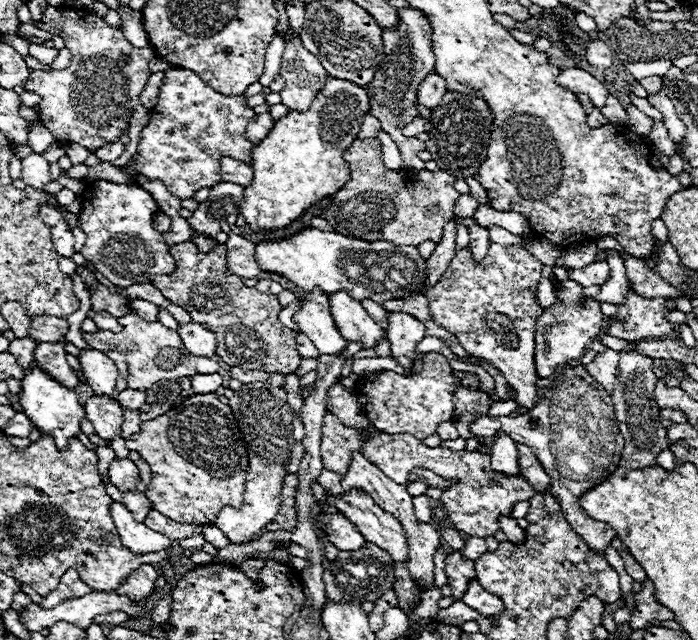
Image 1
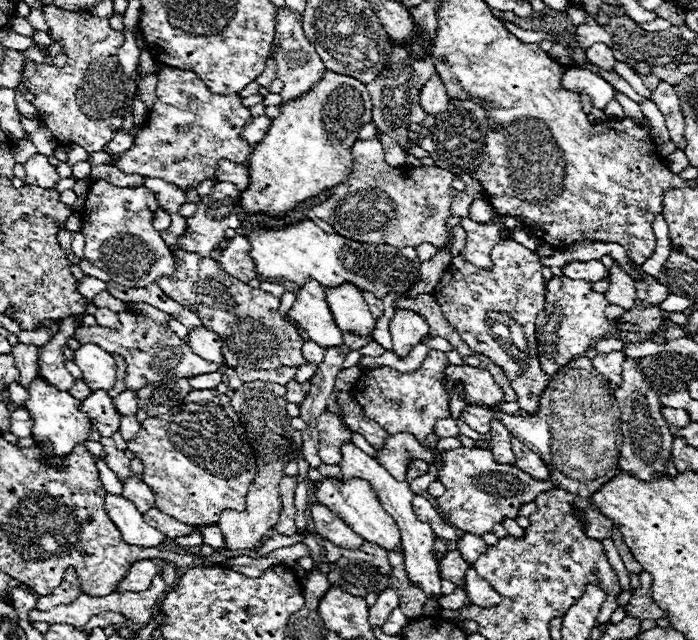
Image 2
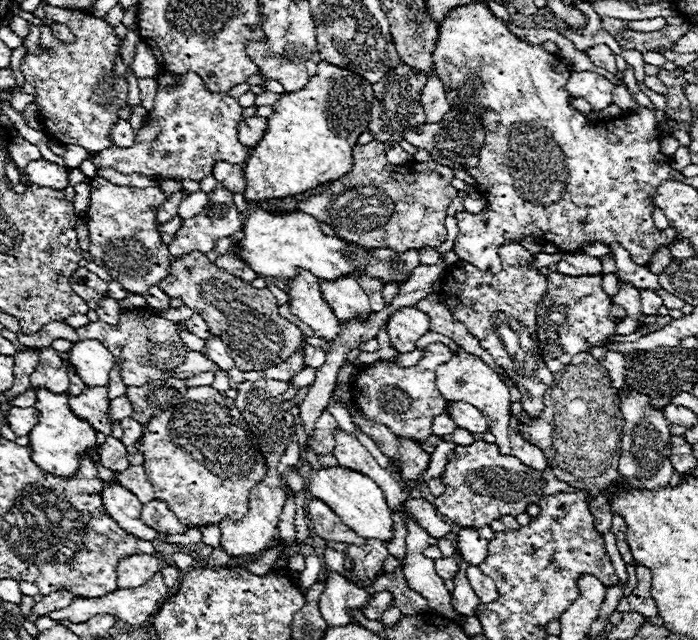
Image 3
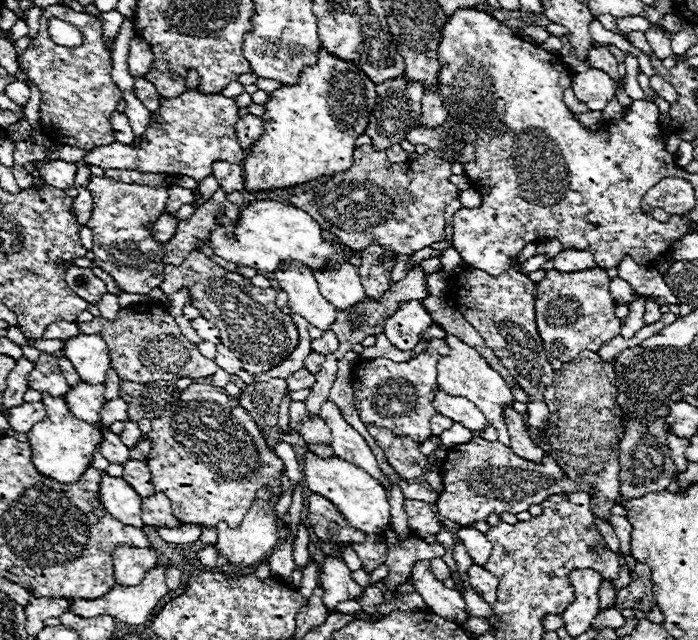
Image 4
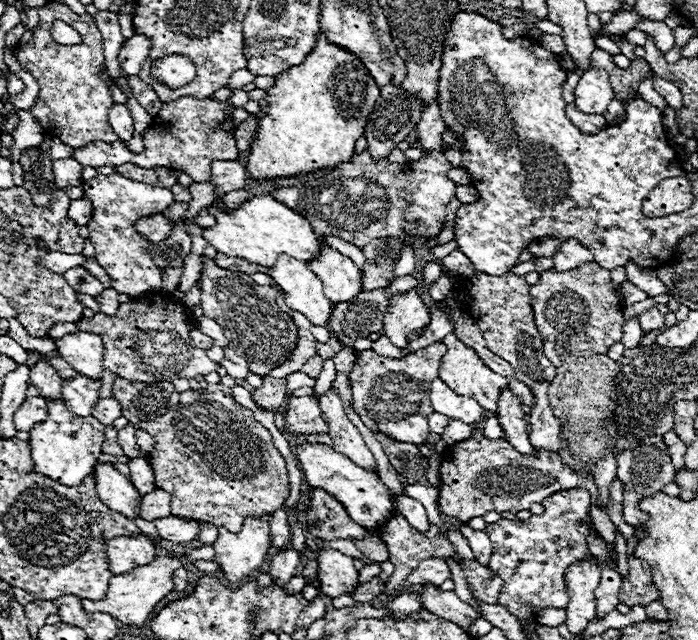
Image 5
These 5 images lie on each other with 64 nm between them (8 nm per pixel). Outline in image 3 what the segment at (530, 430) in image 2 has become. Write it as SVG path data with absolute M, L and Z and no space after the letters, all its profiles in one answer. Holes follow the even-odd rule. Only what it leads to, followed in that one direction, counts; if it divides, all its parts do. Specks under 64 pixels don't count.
M588 352L572 358L566 368L554 374L554 382L544 392L544 410L530 422L520 422L518 430L522 438L538 446L556 478L578 488L586 494L590 514L594 516L594 528L598 534L610 532L610 506L608 498L602 498L602 488L610 486L620 478L618 458L622 440L622 412L618 408L618 394L606 370ZM460 400L460 402L448 402L448 416L460 426L460 428L466 428L474 434L482 434L488 430L488 424L486 424L486 416L472 404Z

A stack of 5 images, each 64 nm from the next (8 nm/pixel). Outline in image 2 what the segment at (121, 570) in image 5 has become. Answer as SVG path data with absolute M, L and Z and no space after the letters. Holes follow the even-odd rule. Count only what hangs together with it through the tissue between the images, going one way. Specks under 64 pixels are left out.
M140 560L138 564L134 564L124 580L120 580L118 584L118 592L142 592L148 590L152 584L152 578L160 572L160 566L156 566L150 560Z

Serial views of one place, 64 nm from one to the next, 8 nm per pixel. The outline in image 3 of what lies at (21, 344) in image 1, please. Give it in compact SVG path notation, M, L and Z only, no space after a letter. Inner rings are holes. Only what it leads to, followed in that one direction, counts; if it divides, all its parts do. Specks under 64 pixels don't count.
M26 348L26 350L18 350L14 354L14 360L16 360L16 370L14 370L14 386L6 392L6 398L8 402L12 400L12 396L20 394L20 392L26 392L30 388L30 376L32 372L36 370L38 366L38 350L34 348Z

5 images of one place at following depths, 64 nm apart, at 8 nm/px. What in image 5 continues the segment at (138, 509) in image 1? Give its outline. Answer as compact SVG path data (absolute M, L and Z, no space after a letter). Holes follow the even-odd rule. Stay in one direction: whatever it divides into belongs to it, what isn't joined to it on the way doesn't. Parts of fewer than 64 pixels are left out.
M132 458L128 462L128 468L130 468L130 480L140 494L152 492L156 488L154 486L154 474L152 474L152 468L150 468L146 458Z

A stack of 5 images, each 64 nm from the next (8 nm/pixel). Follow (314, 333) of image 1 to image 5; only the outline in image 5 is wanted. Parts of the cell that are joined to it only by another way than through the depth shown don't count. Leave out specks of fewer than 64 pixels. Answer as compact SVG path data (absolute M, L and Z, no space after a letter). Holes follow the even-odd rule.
M280 256L270 268L270 276L286 294L286 306L302 312L314 326L326 326L332 316L332 302L322 292L322 282L306 262Z

